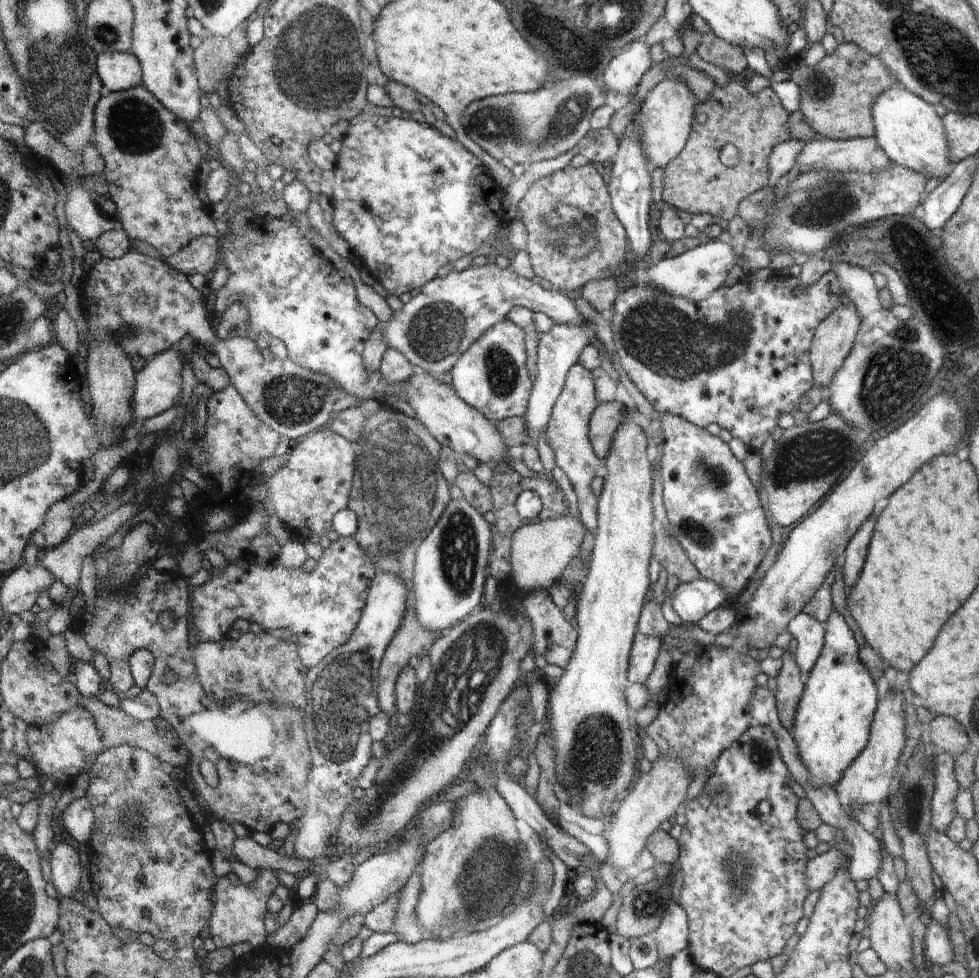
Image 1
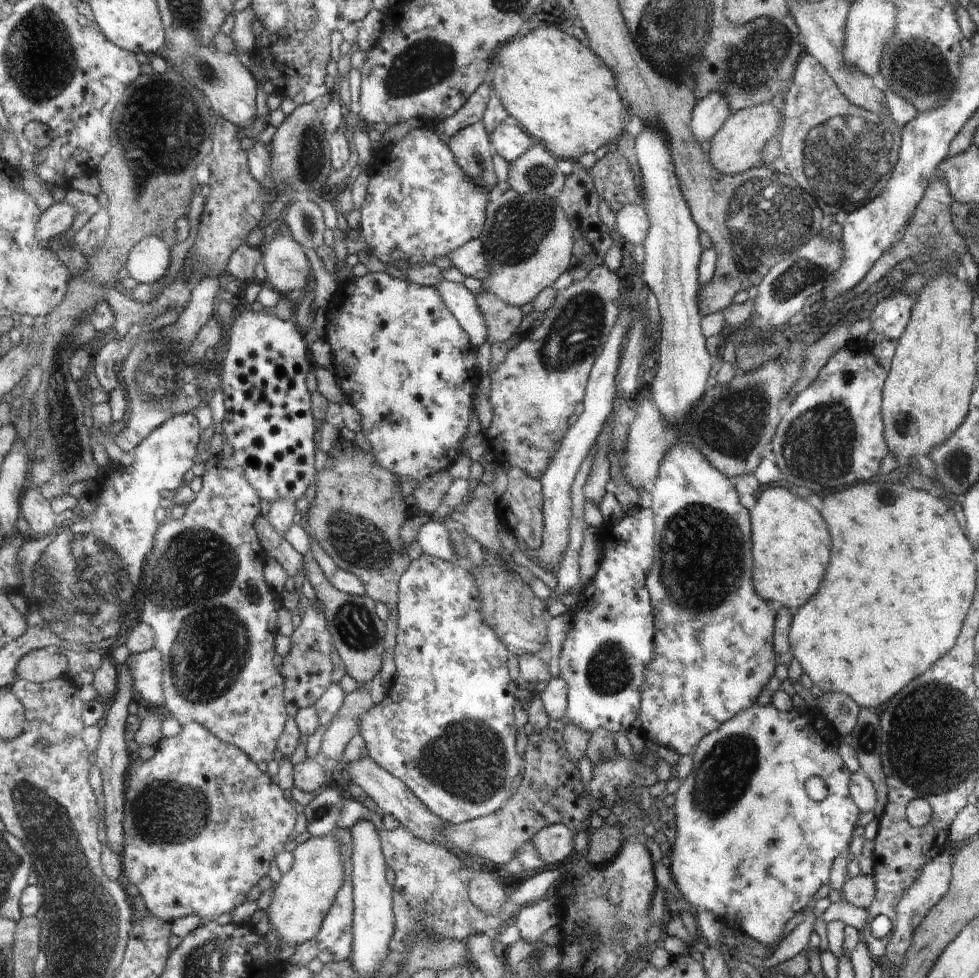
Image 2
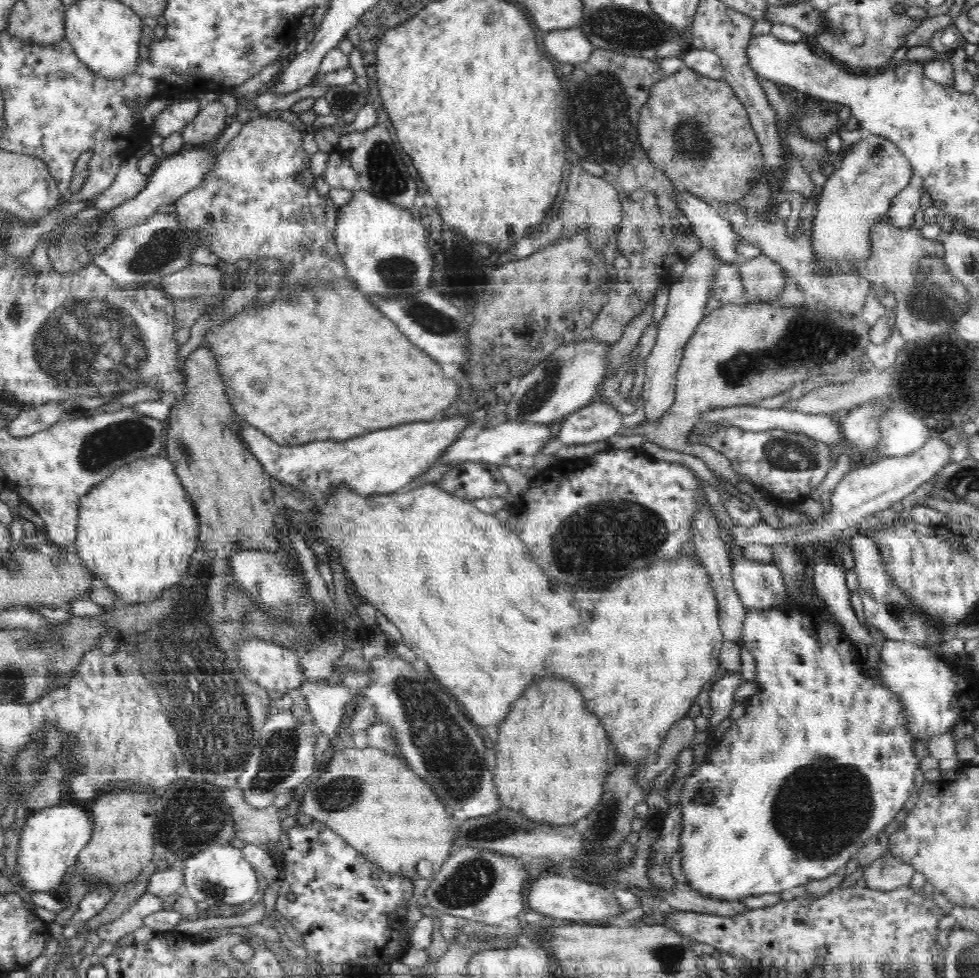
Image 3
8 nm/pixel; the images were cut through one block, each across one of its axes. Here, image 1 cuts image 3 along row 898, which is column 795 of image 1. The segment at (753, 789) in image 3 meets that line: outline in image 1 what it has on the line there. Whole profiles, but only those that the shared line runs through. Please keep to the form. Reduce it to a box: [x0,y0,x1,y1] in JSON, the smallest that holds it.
[792,610,878,787]

